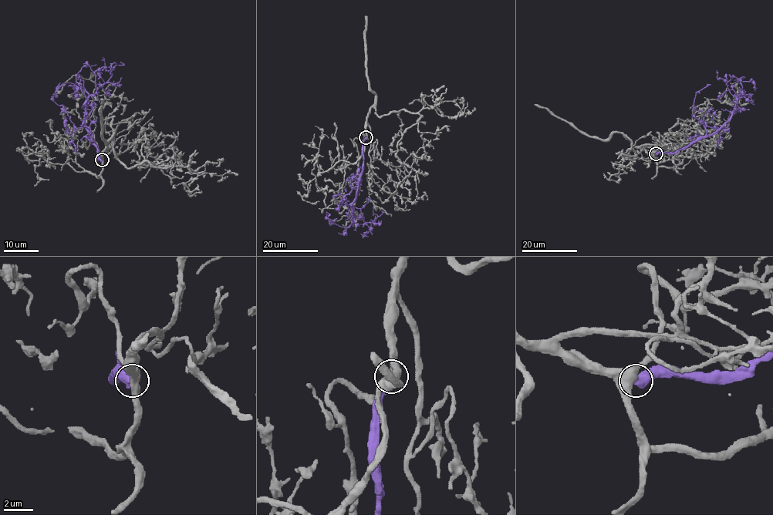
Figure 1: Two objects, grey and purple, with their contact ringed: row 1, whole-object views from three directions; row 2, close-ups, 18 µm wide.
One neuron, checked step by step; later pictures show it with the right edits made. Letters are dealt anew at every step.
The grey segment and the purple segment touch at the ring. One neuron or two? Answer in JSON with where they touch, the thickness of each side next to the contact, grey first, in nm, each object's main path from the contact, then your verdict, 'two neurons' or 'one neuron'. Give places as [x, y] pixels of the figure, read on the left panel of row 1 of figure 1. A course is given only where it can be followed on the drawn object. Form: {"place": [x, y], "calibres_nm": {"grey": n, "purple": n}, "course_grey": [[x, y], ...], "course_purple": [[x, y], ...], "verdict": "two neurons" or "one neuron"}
{"place": [102, 159], "calibres_nm": {"grey": 600, "purple": 600}, "course_grey": [[101, 159], [113, 140], [127, 167], [167, 167], [140, 166], [177, 131]], "course_purple": [[101, 159], [85, 124], [89, 94], [72, 83], [64, 83], [53, 99], [66, 108]], "verdict": "two neurons"}

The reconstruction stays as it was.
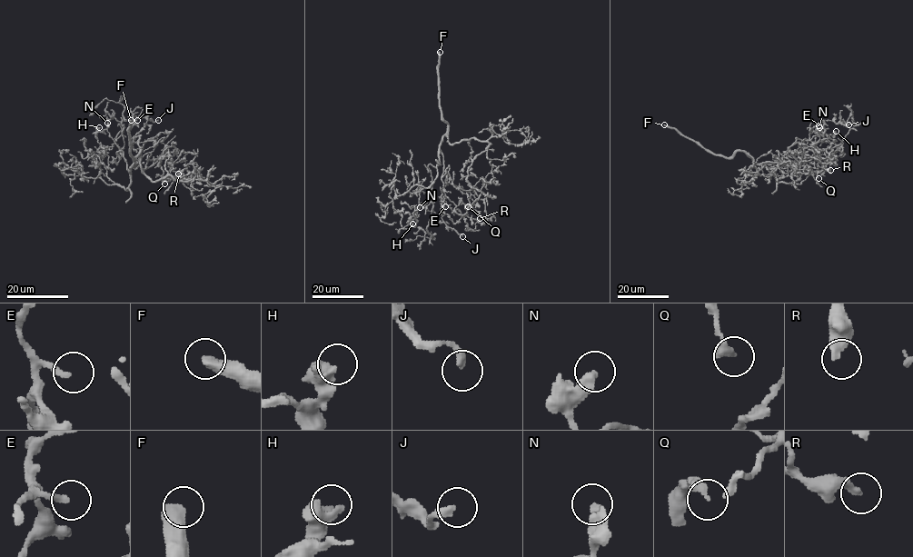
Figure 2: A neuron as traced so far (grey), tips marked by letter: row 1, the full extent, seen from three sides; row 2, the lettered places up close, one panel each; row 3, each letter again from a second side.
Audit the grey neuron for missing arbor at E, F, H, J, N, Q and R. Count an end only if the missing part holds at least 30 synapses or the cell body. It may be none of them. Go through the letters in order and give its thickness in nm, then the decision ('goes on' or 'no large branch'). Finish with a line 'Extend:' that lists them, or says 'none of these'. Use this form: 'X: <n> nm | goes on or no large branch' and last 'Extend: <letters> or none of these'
E: 200 nm | no large branch
F: 550 nm | goes on
H: 480 nm | no large branch
J: 280 nm | no large branch
N: 380 nm | no large branch
Q: 320 nm | no large branch
R: 360 nm | no large branch
Extend: F

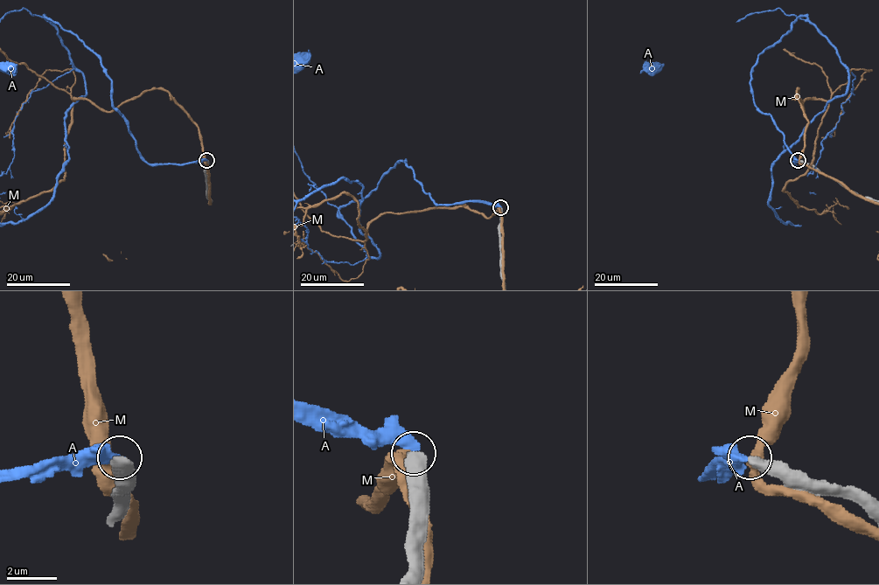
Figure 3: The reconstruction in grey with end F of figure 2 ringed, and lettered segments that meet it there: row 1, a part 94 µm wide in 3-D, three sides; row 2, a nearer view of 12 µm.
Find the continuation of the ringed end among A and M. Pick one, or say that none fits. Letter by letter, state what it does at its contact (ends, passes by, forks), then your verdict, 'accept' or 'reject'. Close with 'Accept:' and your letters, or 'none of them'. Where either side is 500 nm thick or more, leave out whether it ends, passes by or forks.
A: accept
M: reject
Accept: A

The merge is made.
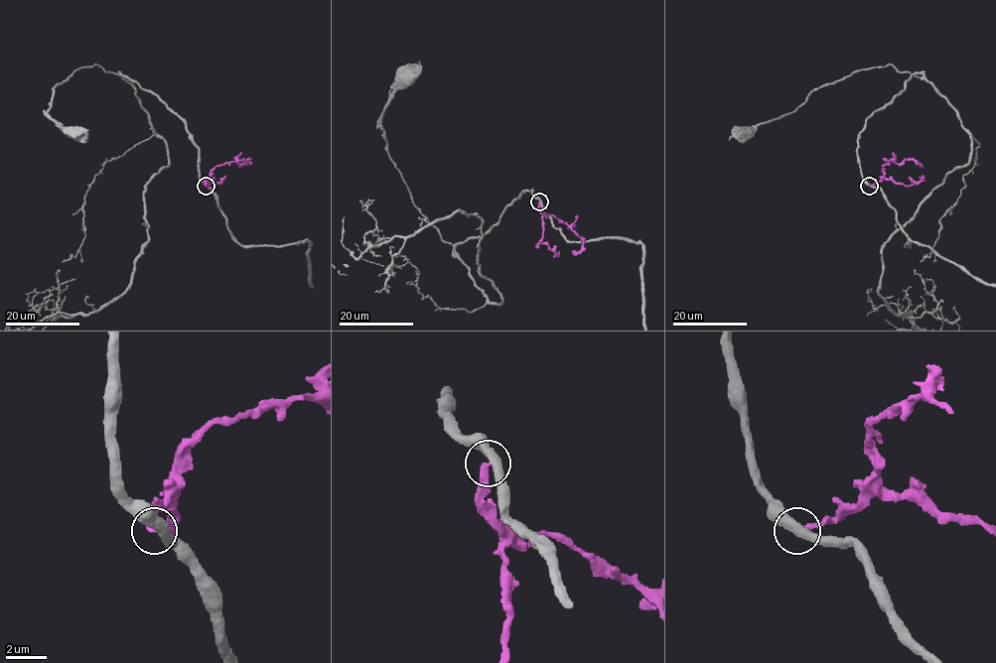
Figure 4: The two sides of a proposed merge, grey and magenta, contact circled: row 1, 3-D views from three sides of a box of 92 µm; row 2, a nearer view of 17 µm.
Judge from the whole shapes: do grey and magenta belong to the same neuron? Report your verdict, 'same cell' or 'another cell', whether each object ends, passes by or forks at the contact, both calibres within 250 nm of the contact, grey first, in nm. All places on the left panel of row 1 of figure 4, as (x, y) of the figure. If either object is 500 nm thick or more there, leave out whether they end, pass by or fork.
another cell | grey passes by | magenta ends | 480/280 nm

